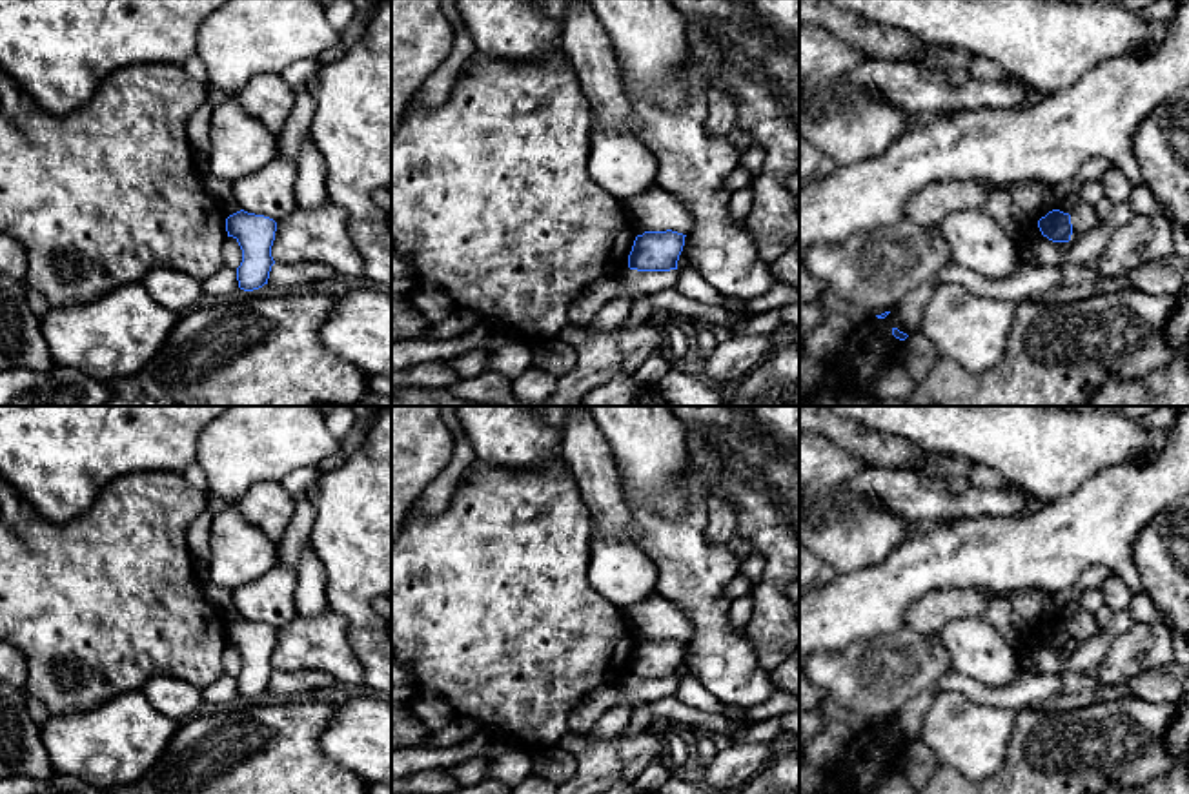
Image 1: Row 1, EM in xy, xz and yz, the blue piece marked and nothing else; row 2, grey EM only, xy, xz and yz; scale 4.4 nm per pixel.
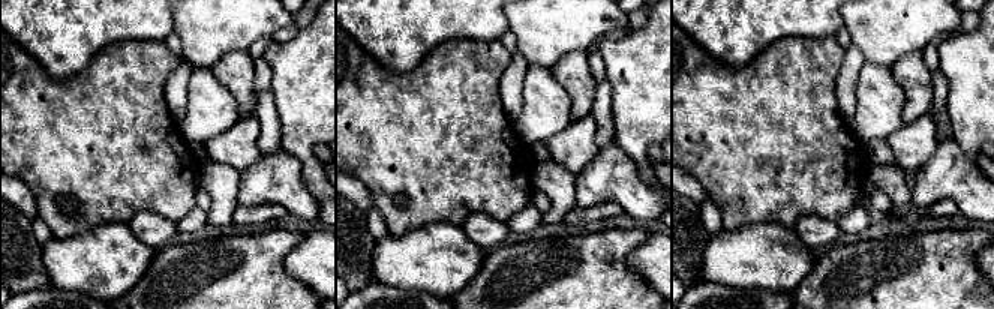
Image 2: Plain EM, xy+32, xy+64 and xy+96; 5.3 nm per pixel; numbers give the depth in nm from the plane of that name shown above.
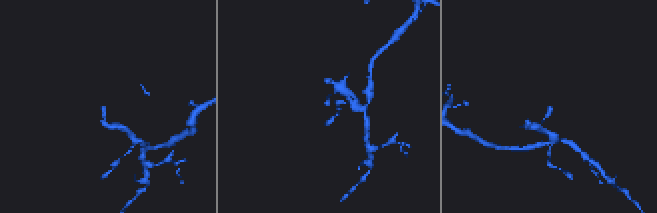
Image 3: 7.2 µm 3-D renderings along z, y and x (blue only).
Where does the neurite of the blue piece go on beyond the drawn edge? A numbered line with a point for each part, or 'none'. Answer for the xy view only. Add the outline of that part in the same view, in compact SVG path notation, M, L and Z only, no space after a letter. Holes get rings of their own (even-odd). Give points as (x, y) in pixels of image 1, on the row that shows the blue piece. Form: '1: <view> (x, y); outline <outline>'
none

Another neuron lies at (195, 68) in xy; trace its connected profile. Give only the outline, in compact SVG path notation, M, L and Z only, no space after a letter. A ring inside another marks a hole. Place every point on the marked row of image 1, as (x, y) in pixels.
M198 55L189 56L184 64L184 69L198 84L211 87L209 76L208 76L208 67Z

